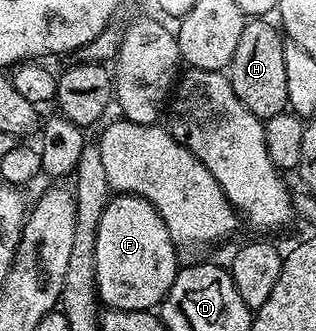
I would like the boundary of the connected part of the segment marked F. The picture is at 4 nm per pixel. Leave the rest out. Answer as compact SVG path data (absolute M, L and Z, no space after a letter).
M116 194L101 213L101 225L97 225L97 245L95 246L95 285L104 308L125 309L126 311L150 311L162 304L163 298L181 270L175 243L165 229L165 221L149 201L136 195Z

